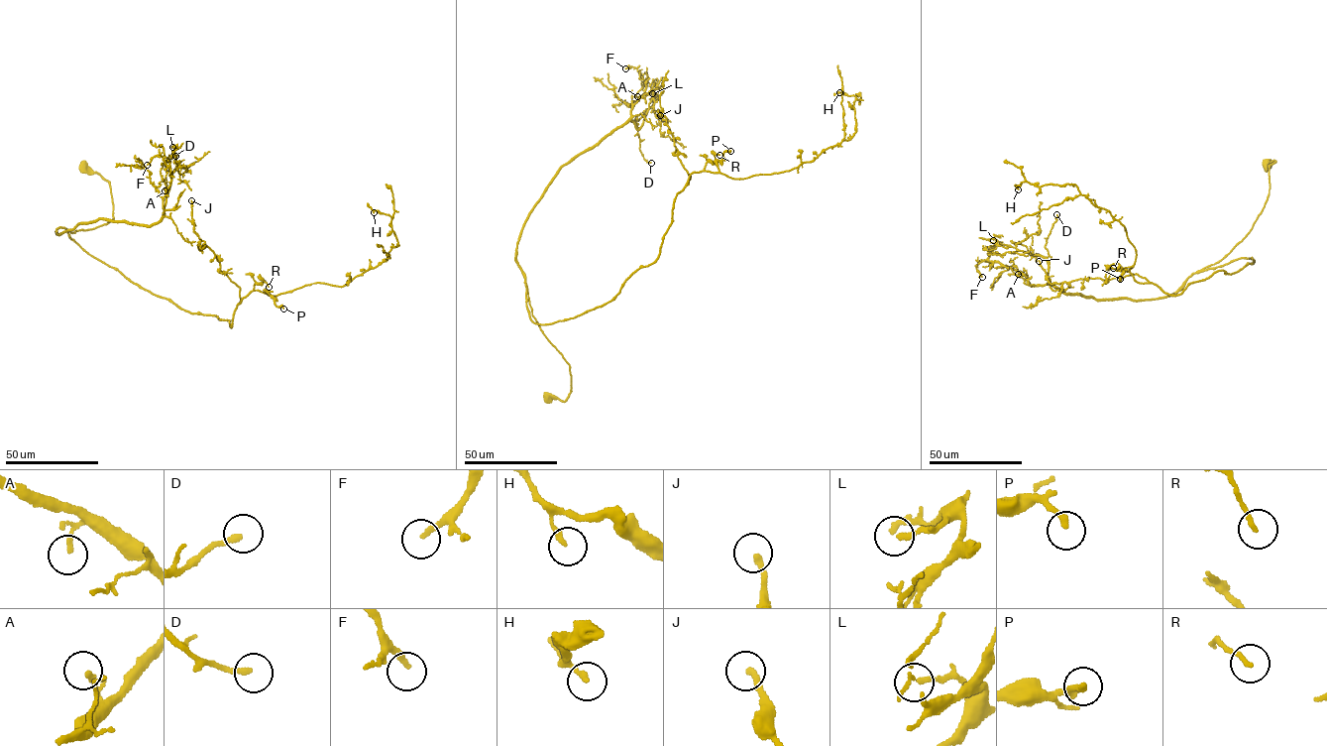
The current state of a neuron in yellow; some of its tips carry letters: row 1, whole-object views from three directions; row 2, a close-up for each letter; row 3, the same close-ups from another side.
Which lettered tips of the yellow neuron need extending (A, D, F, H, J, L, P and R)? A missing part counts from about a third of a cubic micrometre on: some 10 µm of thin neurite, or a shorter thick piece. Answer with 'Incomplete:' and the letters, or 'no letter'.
Incomplete: F, J

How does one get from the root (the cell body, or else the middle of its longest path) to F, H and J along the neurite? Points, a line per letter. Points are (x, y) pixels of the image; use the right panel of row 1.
F: (1268, 164), (1249, 232), (1169, 295), (1097, 299), (984, 260), (982, 277)
H: (1268, 164), (1249, 232), (1201, 270), (1254, 262), (1175, 296), (1136, 281), (1124, 225), (1074, 185), (1018, 189)
J: (1268, 164), (1249, 232), (1201, 270), (1254, 260), (1238, 271), (1172, 296), (1136, 274), (1050, 284), (1039, 261)

